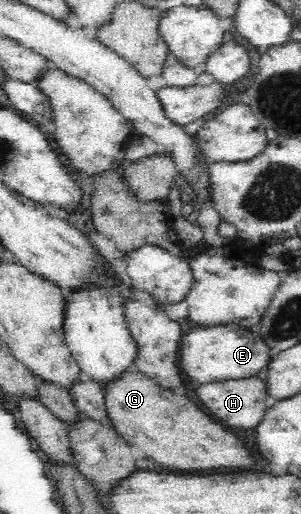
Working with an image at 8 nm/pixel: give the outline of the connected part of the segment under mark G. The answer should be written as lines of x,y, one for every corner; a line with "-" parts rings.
134,371
122,373
120,379
103,387
108,414
118,434
132,446
142,447
147,458
174,467
174,471
198,474
200,471
246,471
256,459
246,447
246,441
236,437
229,427
202,411
183,393
157,385
146,374

